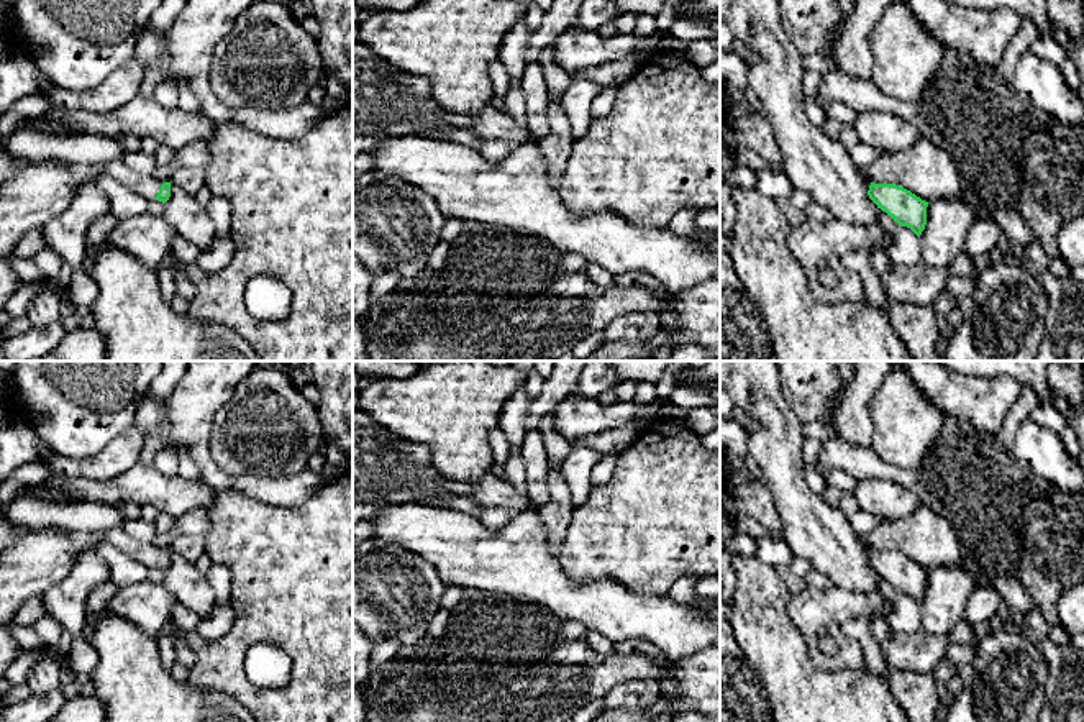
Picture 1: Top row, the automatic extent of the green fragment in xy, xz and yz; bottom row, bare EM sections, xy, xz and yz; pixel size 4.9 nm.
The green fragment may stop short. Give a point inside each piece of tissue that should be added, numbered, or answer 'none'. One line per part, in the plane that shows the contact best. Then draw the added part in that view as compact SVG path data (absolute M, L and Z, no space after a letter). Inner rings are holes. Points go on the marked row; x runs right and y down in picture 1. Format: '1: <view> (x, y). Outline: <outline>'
1: xy (148, 187). Outline: M151 176L148 177L141 177L136 185L134 185L134 192L141 197L144 197L146 200L156 200L156 195L161 189L164 182L153 179Z

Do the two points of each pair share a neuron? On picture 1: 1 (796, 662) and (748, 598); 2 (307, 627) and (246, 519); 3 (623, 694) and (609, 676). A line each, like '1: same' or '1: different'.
1: same
2: same
3: different

